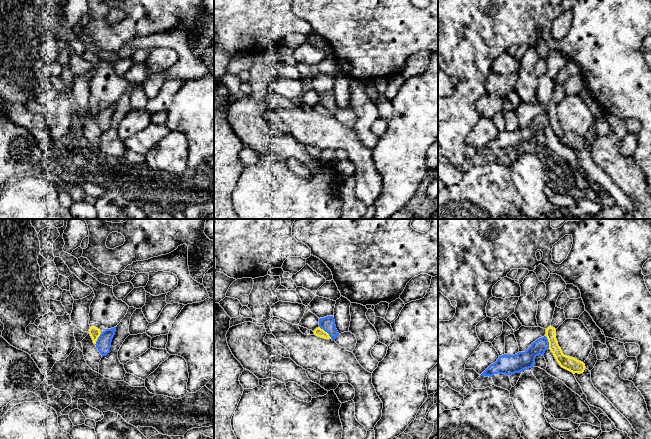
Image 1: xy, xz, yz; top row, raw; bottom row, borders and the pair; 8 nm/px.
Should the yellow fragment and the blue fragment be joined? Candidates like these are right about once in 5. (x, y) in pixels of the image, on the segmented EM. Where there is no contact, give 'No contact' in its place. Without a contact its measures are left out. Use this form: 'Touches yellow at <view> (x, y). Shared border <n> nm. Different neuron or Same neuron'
Touches yellow at xz (326, 332). Shared border 140 nm. Different neuron

